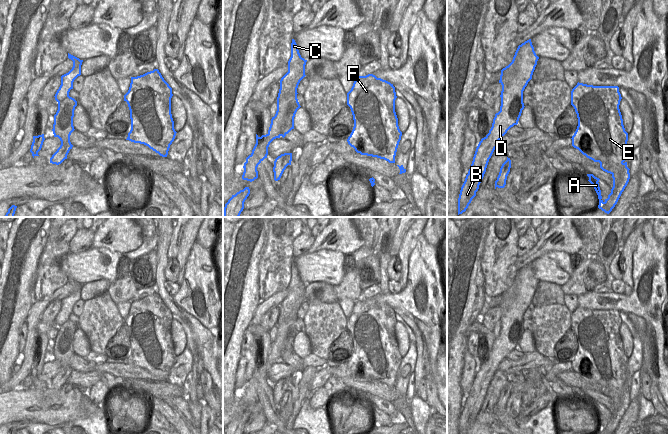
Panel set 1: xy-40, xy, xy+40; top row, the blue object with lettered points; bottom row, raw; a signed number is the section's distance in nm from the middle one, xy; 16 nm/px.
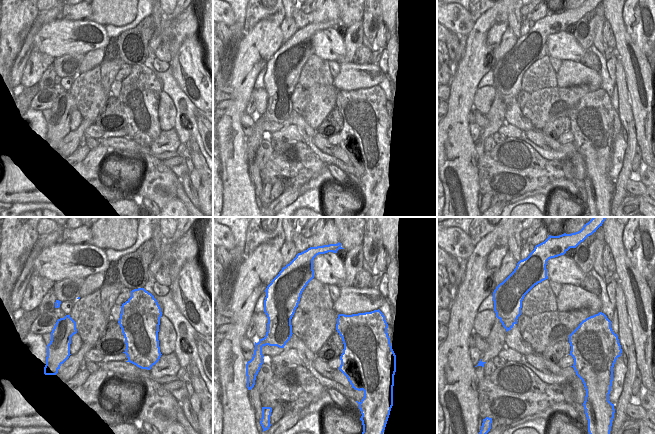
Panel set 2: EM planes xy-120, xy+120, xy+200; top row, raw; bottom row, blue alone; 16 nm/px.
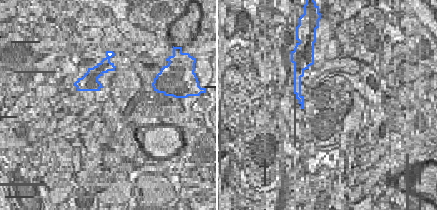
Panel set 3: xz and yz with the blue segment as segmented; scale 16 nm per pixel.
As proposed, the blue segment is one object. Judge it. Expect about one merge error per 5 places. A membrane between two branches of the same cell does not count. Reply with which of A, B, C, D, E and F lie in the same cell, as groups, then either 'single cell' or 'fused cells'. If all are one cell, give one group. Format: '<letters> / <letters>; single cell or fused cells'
A E F / B C D; fused cells

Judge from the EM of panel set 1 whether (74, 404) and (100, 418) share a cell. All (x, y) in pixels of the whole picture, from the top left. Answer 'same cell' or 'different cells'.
different cells

